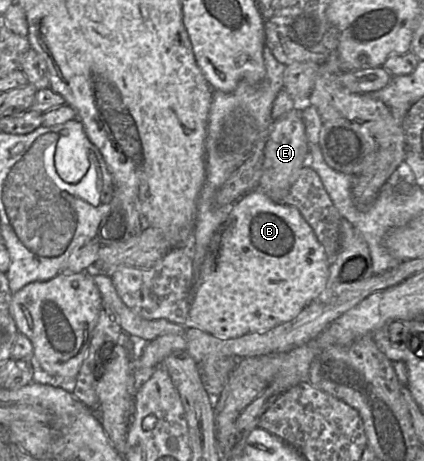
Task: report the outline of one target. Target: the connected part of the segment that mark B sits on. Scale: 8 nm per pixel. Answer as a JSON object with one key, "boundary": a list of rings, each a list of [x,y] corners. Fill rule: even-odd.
{"boundary":[[[259,189],[248,192],[231,206],[225,222],[206,246],[197,270],[195,257],[196,245],[192,234],[194,285],[189,323],[219,339],[264,333],[294,320],[324,291],[331,264],[324,247],[300,211],[294,206],[273,201]]]}

